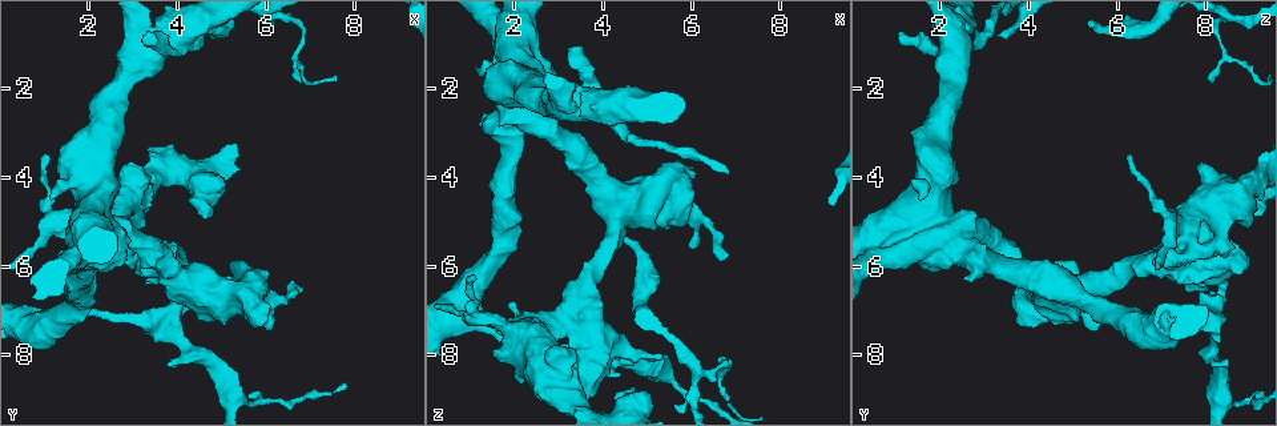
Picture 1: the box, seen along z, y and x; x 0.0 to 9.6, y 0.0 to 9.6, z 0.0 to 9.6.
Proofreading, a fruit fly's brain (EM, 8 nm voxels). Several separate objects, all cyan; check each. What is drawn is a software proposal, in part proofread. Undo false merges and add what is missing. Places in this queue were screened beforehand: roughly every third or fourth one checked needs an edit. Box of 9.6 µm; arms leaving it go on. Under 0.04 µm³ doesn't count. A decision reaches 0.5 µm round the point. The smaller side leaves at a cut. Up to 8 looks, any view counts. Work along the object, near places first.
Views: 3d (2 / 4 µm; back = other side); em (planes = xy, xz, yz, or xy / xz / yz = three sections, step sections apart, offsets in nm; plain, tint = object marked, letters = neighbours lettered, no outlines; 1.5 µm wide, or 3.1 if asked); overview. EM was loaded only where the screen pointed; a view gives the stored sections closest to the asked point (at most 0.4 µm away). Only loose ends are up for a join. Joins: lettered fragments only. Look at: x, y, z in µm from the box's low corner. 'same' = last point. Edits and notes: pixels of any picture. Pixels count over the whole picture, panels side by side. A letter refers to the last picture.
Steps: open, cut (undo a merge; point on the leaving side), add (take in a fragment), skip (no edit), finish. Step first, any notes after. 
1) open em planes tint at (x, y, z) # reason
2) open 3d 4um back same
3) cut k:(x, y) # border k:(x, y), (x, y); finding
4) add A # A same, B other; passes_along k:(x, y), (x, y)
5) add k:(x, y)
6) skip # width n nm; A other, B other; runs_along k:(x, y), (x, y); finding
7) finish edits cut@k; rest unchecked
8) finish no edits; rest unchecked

open em xy step 8 tint at (3.30, 0.70, 1.05)

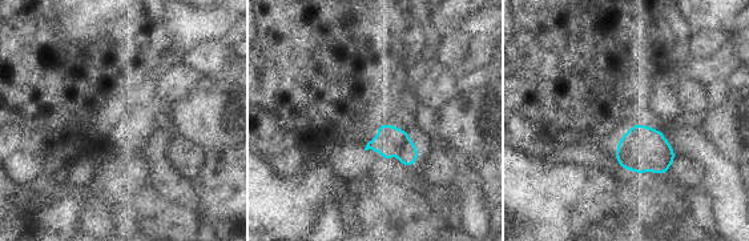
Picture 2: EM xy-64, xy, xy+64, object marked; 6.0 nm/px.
open em planes letters same # cut it another way

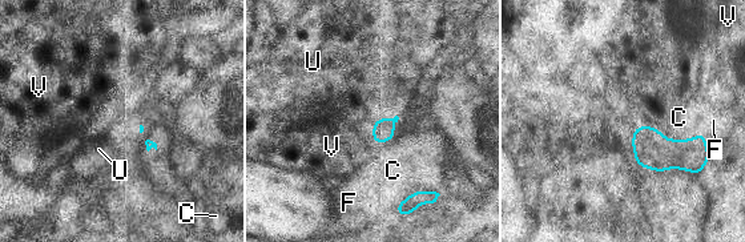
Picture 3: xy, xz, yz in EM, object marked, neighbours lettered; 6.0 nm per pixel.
skip # C other, F other, U other, V other; no lettered fragment goes on from it

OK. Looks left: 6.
open em planes letters at (3.00, 3.75, 7.75) # thick end

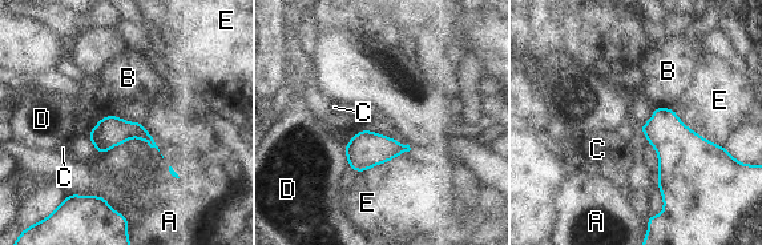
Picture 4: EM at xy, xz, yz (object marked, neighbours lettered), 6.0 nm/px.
skip # A other, B other, C other, D other, E other; border 4:(654, 105), (670, 108); no lettered fragment goes on from it

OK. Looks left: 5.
open 3d 4um at (3.65, 7.75, 8.25)

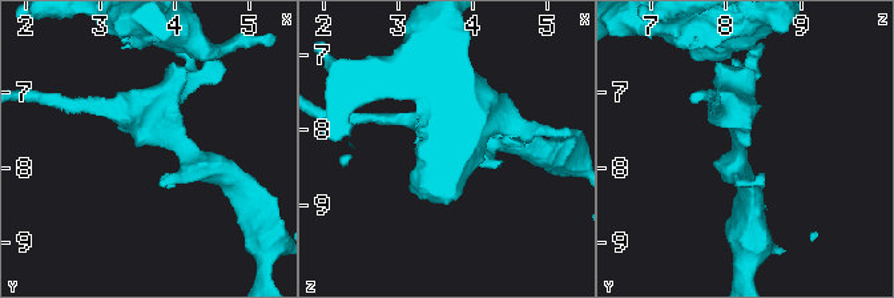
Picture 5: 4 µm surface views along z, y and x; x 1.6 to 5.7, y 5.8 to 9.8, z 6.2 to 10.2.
open em yz step 8 letters at (3.70, 7.70, 8.25) # shape alone is not enough

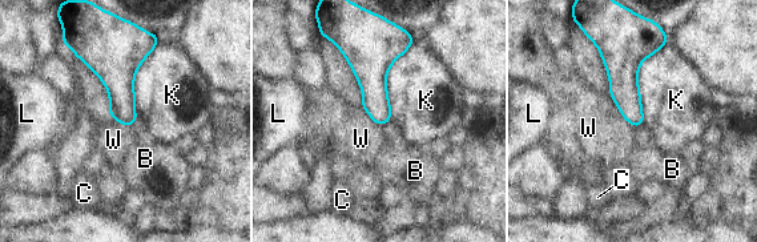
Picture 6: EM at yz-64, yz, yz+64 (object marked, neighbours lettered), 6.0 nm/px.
open em planes letters same

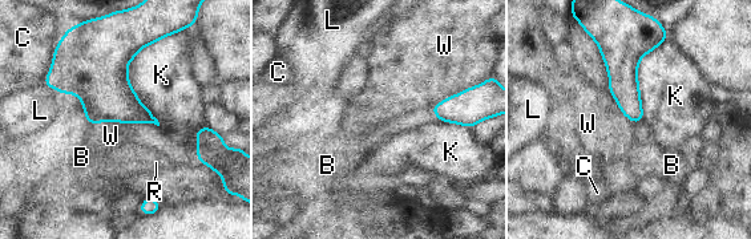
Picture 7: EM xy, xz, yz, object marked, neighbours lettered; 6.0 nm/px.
skip # longest_contact K 550 nm; B other, C other, K other, L other, R other, W other; none of them fits

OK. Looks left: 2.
finish no edits; rest unchecked

